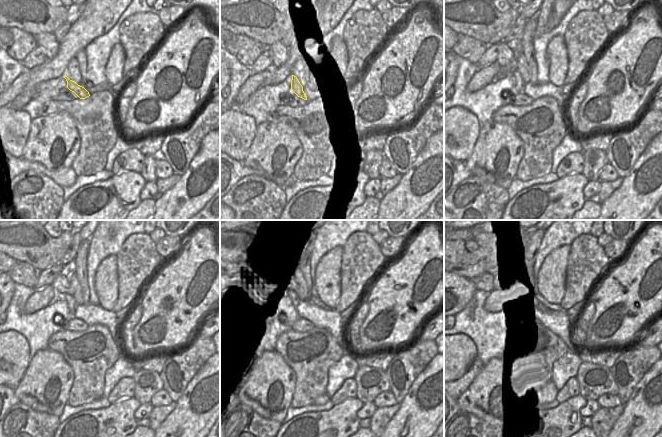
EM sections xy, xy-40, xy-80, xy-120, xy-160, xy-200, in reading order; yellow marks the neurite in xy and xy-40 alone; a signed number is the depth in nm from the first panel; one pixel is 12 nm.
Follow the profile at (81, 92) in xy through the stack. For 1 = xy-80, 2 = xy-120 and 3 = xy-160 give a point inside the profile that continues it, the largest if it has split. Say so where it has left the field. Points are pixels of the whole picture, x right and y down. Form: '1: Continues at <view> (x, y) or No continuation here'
1: Continues at xy-80 (519, 84)
2: Continues at xy-120 (71, 304)
3: Continues at xy-160 (291, 297).

